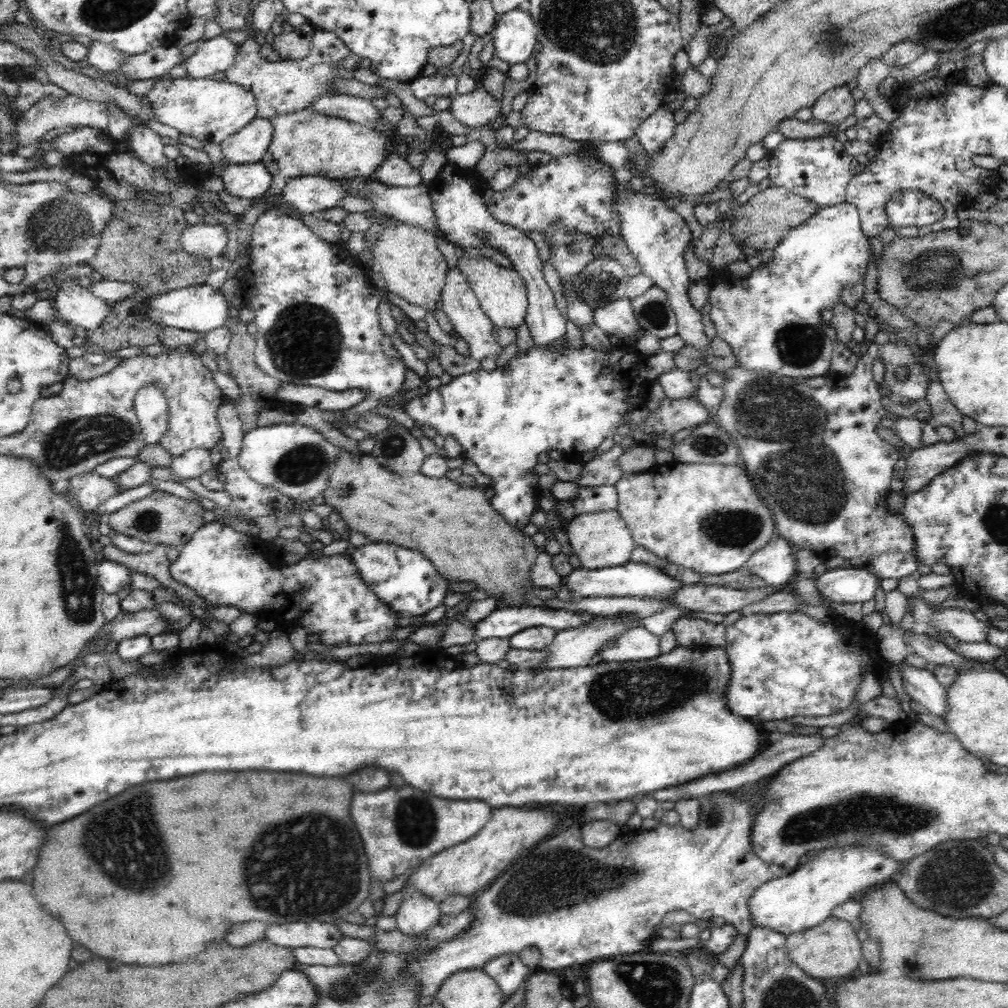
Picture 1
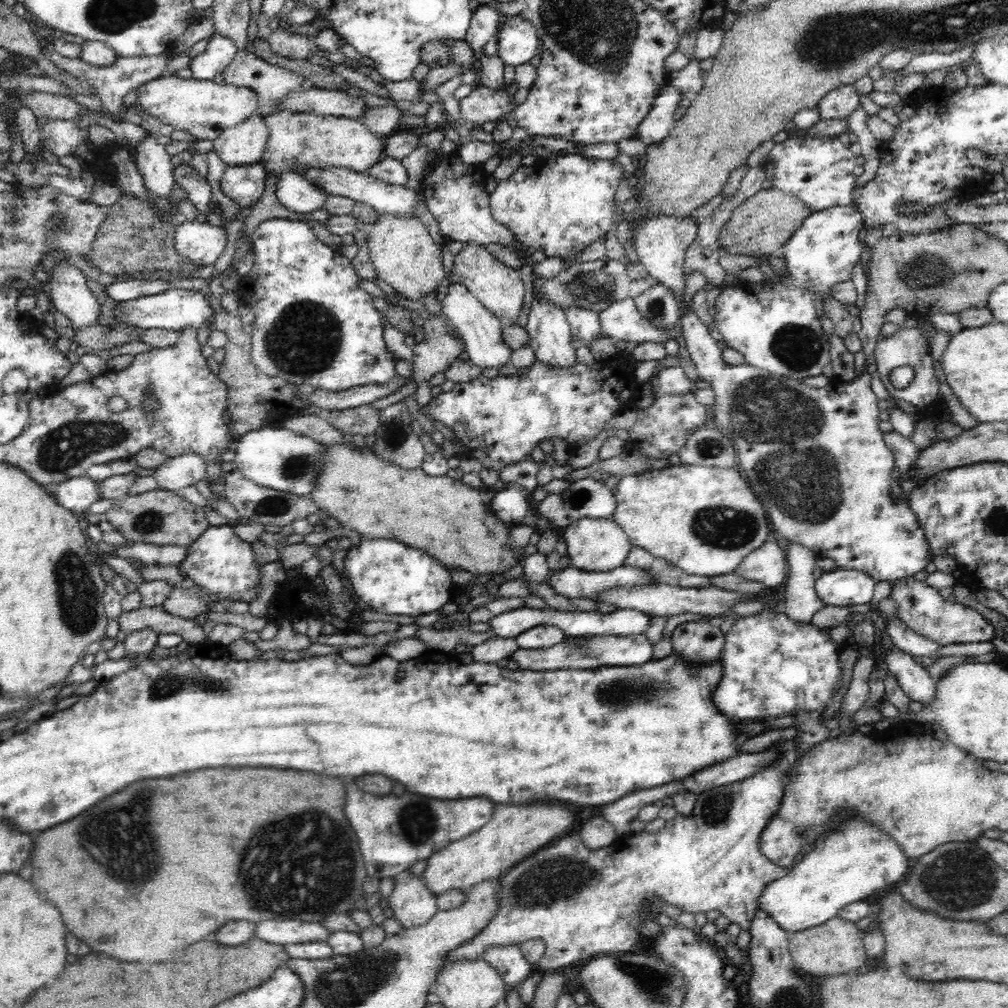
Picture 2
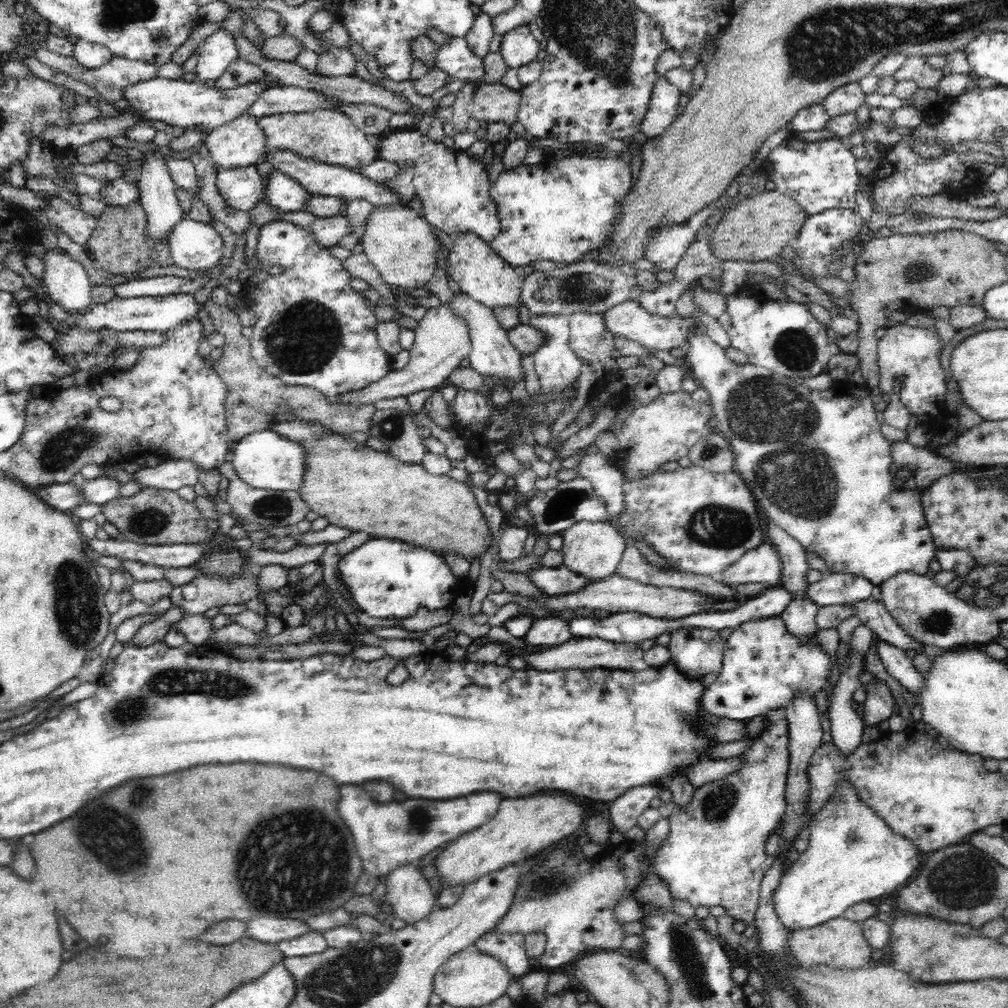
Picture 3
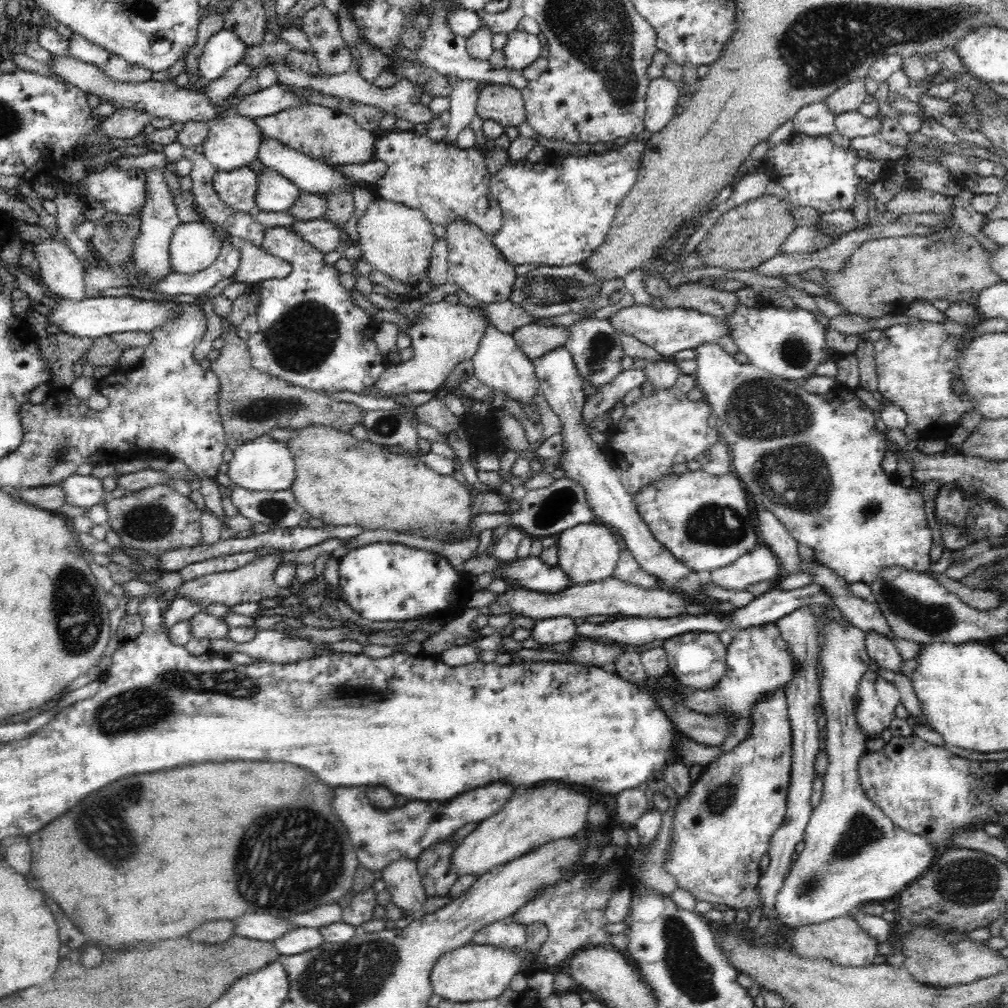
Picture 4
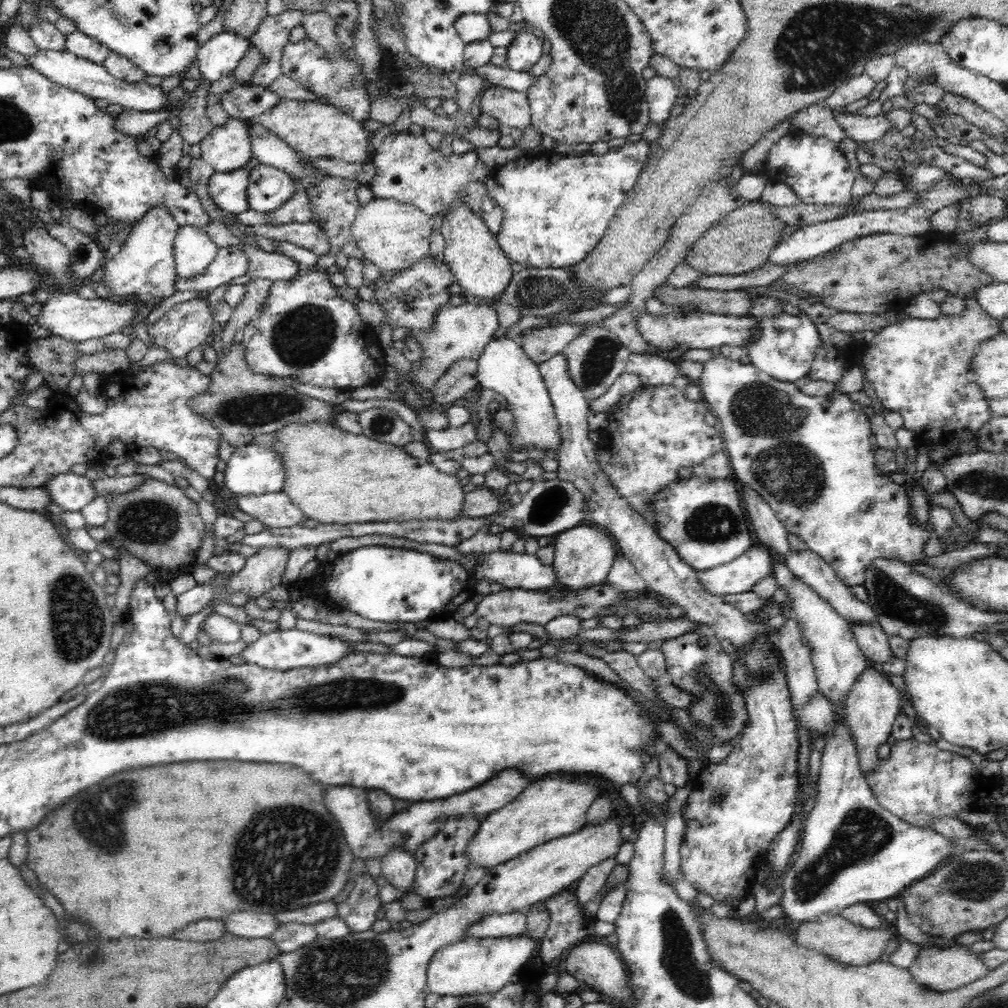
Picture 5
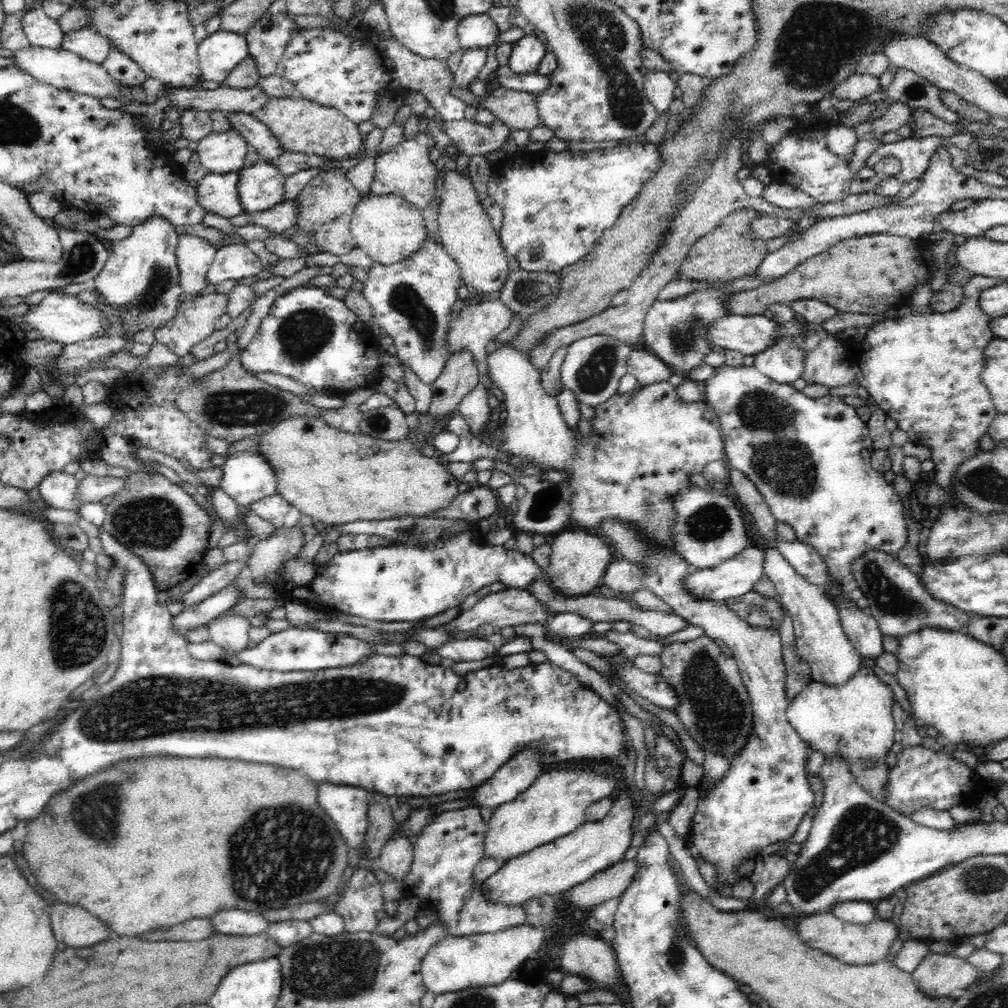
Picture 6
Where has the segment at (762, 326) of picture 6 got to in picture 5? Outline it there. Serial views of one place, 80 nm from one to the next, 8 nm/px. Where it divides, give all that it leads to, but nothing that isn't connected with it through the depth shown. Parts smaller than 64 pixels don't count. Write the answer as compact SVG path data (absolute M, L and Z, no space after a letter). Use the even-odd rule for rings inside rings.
M644 311L638 318L638 333L657 350L670 350L670 346L690 346L714 349L724 345L746 348L762 330L762 323L753 315L742 317L706 313L690 313L689 316L652 317Z

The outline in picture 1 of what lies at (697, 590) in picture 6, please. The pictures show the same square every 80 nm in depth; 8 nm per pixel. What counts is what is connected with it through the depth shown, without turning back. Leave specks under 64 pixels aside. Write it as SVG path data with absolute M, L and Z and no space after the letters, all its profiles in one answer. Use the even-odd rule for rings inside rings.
M775 537L750 556L745 568L767 585L780 587L797 574L796 550L784 538Z

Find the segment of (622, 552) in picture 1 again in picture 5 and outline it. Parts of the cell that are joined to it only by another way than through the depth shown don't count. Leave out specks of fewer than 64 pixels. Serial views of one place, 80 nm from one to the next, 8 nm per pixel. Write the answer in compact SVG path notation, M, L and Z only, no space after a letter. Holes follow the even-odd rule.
M576 526L551 539L555 548L555 580L562 590L584 590L606 581L614 560L620 555L614 540L592 526Z

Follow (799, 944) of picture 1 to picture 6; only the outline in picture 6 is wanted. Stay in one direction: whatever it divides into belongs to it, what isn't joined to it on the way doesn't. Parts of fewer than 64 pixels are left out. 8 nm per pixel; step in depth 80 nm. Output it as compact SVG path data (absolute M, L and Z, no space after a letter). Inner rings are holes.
M832 913L806 915L797 922L798 934L808 946L821 950L846 964L862 966L881 961L889 954L890 945L903 936L897 920L876 919L870 924L850 924Z

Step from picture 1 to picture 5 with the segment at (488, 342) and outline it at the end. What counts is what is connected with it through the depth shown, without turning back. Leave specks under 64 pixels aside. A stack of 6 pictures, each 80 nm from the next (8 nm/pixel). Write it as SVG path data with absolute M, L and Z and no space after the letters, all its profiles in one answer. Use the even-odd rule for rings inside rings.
M504 335L494 336L486 344L477 358L477 379L481 386L504 394L512 406L514 417L514 438L512 448L534 446L538 450L552 450L560 446L558 419L556 418L550 395L539 366L512 339Z

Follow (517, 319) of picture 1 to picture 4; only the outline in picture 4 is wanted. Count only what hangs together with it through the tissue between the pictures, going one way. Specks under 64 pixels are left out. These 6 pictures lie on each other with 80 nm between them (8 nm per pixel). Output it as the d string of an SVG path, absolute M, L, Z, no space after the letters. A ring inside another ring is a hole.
M456 215L447 224L444 238L447 241L447 272L450 280L479 303L490 304L510 298L517 277L514 265L502 256L492 238L480 226L464 215Z

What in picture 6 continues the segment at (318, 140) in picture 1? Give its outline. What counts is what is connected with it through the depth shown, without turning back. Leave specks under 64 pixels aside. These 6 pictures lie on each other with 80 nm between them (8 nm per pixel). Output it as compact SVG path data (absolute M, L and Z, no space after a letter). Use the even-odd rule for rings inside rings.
M291 97L268 98L266 104L255 111L253 116L270 130L271 136L286 151L318 155L337 161L356 158L365 151L365 135L358 130L359 124L355 124L338 110L321 106L314 101Z

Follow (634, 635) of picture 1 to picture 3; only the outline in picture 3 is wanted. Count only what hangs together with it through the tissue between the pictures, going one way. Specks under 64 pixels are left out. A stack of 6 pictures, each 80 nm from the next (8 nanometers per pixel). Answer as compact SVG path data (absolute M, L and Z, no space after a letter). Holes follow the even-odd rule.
M572 637L564 644L541 648L526 649L523 660L526 666L536 670L568 670L568 669L592 669L592 668L608 668L608 669L634 669L644 670L647 668L644 661L644 650L640 648L639 643L630 642L610 642L602 638L586 638Z

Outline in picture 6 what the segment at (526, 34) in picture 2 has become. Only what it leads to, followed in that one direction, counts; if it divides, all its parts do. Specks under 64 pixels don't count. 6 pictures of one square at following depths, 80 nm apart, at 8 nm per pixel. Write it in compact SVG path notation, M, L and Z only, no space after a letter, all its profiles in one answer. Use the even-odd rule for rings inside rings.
M535 34L524 35L513 44L508 62L509 68L520 75L536 73L538 65L541 64L548 52L548 48L540 42Z

